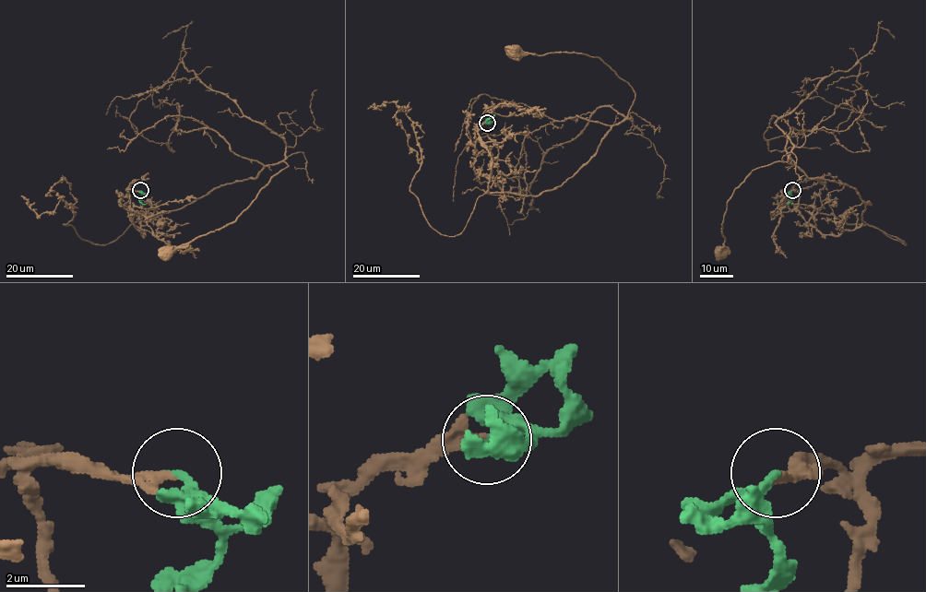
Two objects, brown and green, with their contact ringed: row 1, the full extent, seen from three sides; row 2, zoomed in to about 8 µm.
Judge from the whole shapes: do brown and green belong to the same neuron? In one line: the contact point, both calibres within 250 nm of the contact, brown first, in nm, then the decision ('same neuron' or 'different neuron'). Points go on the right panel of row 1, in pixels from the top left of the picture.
place (792, 190); calibres 280 and 200 nm; same neuron

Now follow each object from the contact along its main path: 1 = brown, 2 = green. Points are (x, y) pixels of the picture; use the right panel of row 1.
1: (792, 191), (823, 234), (862, 221), (854, 189), (776, 161), (727, 202), (722, 251)
2: (792, 191), (792, 198), (786, 204)

